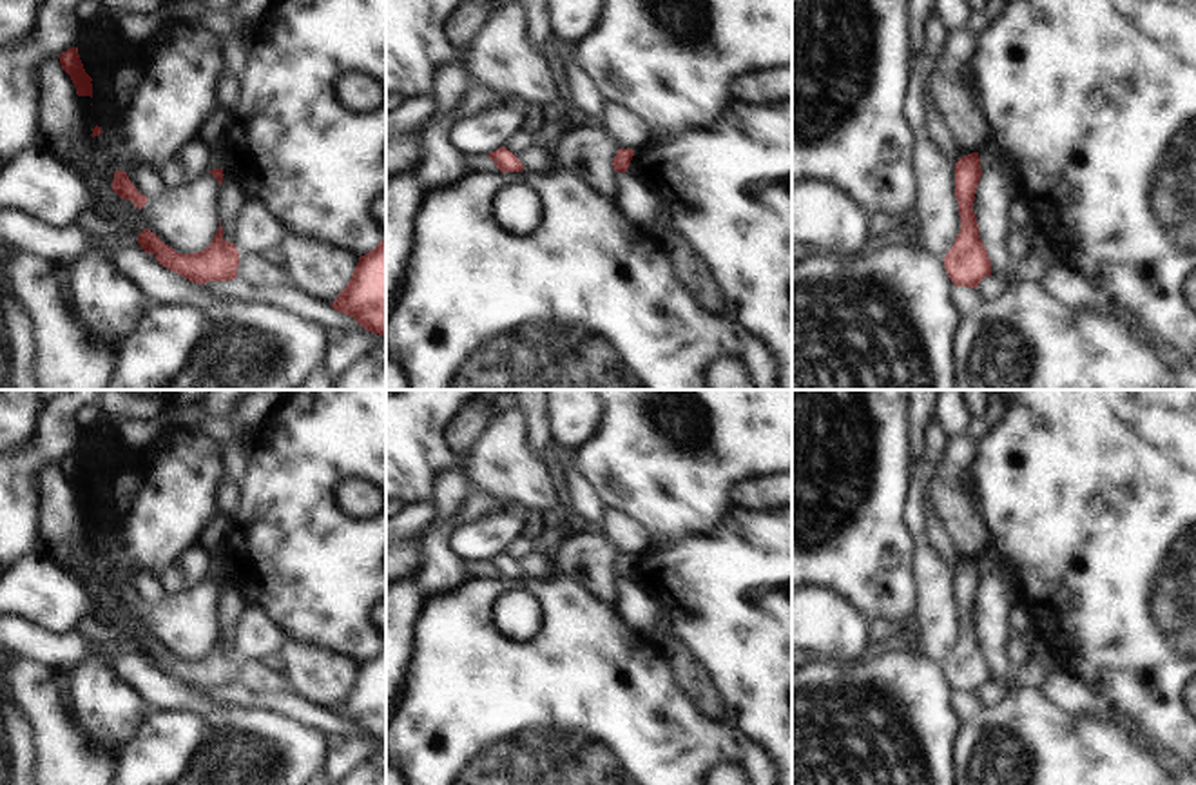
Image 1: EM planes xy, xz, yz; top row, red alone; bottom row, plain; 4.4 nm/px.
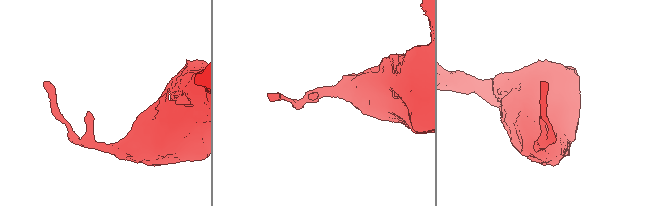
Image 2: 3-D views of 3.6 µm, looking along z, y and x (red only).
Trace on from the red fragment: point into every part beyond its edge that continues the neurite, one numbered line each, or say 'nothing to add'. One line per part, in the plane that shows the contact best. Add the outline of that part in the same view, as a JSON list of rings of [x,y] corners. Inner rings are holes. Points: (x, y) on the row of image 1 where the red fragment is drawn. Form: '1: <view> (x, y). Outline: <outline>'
nothing to add.

